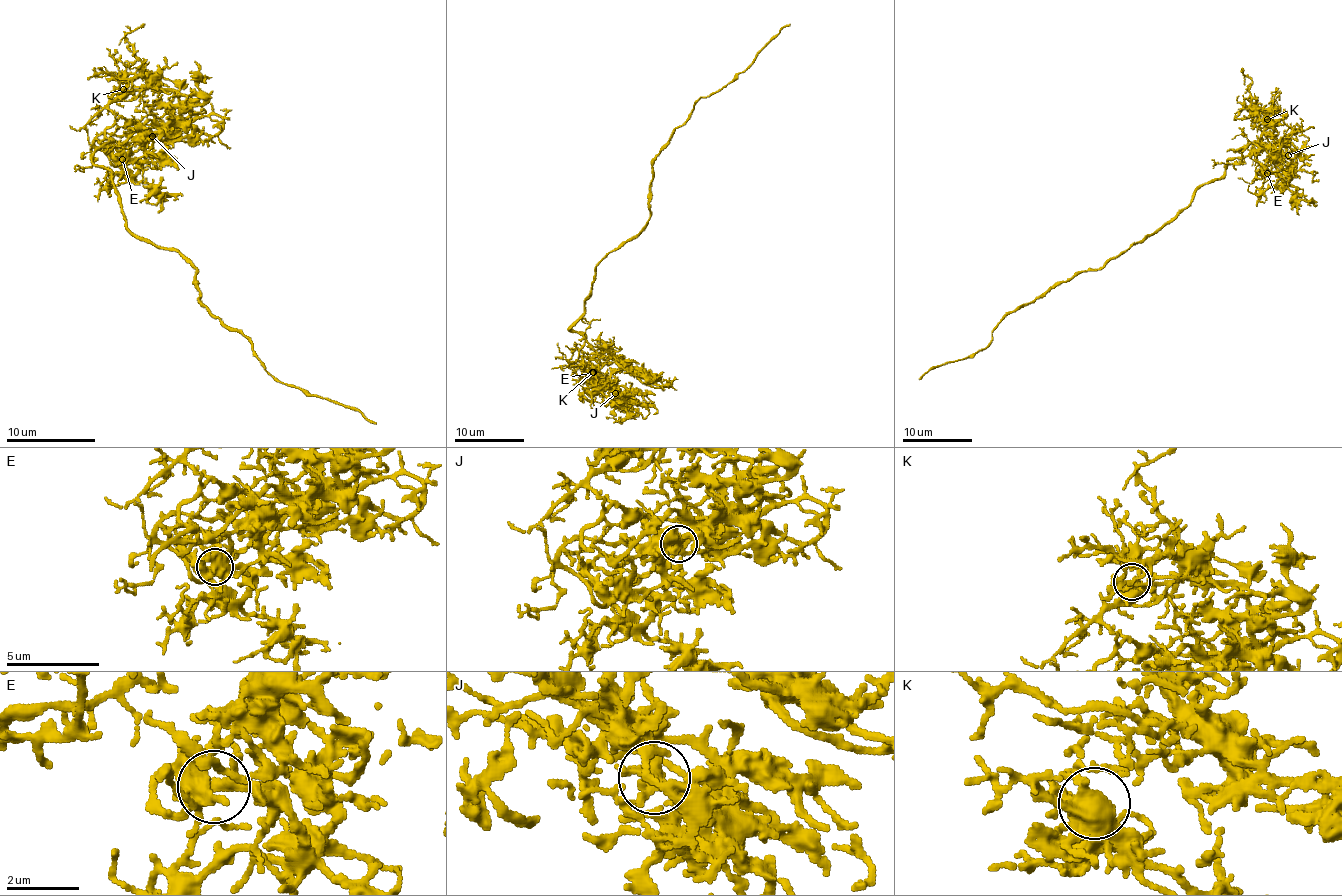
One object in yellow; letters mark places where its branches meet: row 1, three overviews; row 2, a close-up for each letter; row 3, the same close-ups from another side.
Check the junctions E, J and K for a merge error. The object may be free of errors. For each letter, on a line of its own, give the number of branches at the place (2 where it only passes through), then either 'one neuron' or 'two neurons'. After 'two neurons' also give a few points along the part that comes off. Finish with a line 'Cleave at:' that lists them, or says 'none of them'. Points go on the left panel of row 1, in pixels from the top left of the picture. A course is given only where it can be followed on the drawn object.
E: 8 branches meet; one neuron
J: 5 branches meet; one neuron
K: 7 branches meet; one neuron
Cleave at: none of them

